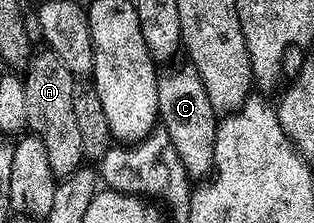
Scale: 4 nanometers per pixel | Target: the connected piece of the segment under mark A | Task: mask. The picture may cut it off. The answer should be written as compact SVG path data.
M50 50L36 51L25 67L22 77L25 90L25 107L27 128L38 130L45 142L45 151L49 154L49 168L57 178L73 174L84 163L81 150L81 129L77 126L77 118L73 114L73 90L77 78Z

